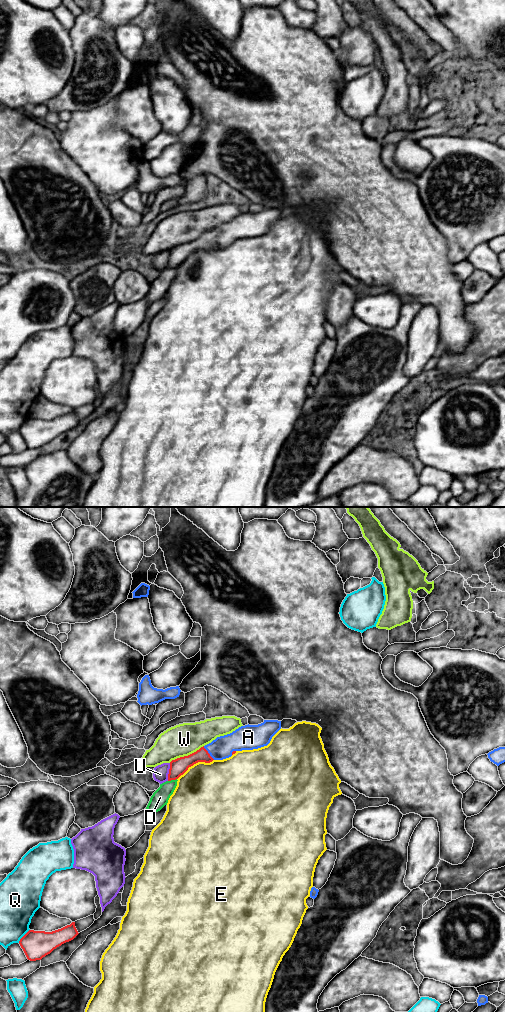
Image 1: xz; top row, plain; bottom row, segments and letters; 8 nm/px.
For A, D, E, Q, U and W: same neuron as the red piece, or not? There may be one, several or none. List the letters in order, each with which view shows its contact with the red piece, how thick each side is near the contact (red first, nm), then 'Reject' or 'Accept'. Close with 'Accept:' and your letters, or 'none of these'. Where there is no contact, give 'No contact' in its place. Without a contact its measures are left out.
A: Touches red in xz. Thickness 130 nm (red) against 180 nm. Accept
D: Touches red in xz. Thickness 140 nm (red) against 140 nm. Reject
E: Touches red in xz. Thickness 140 nm (red) against 480 nm. Reject
Q: Touches red in xz. Thickness 220 nm (red) against 280 nm. Reject
U: Touches red in xz. Thickness 140 nm (red) against 130 nm. Reject
W: Touches red in xz. Thickness 140 nm (red) against 260 nm. Reject
Accept: A

